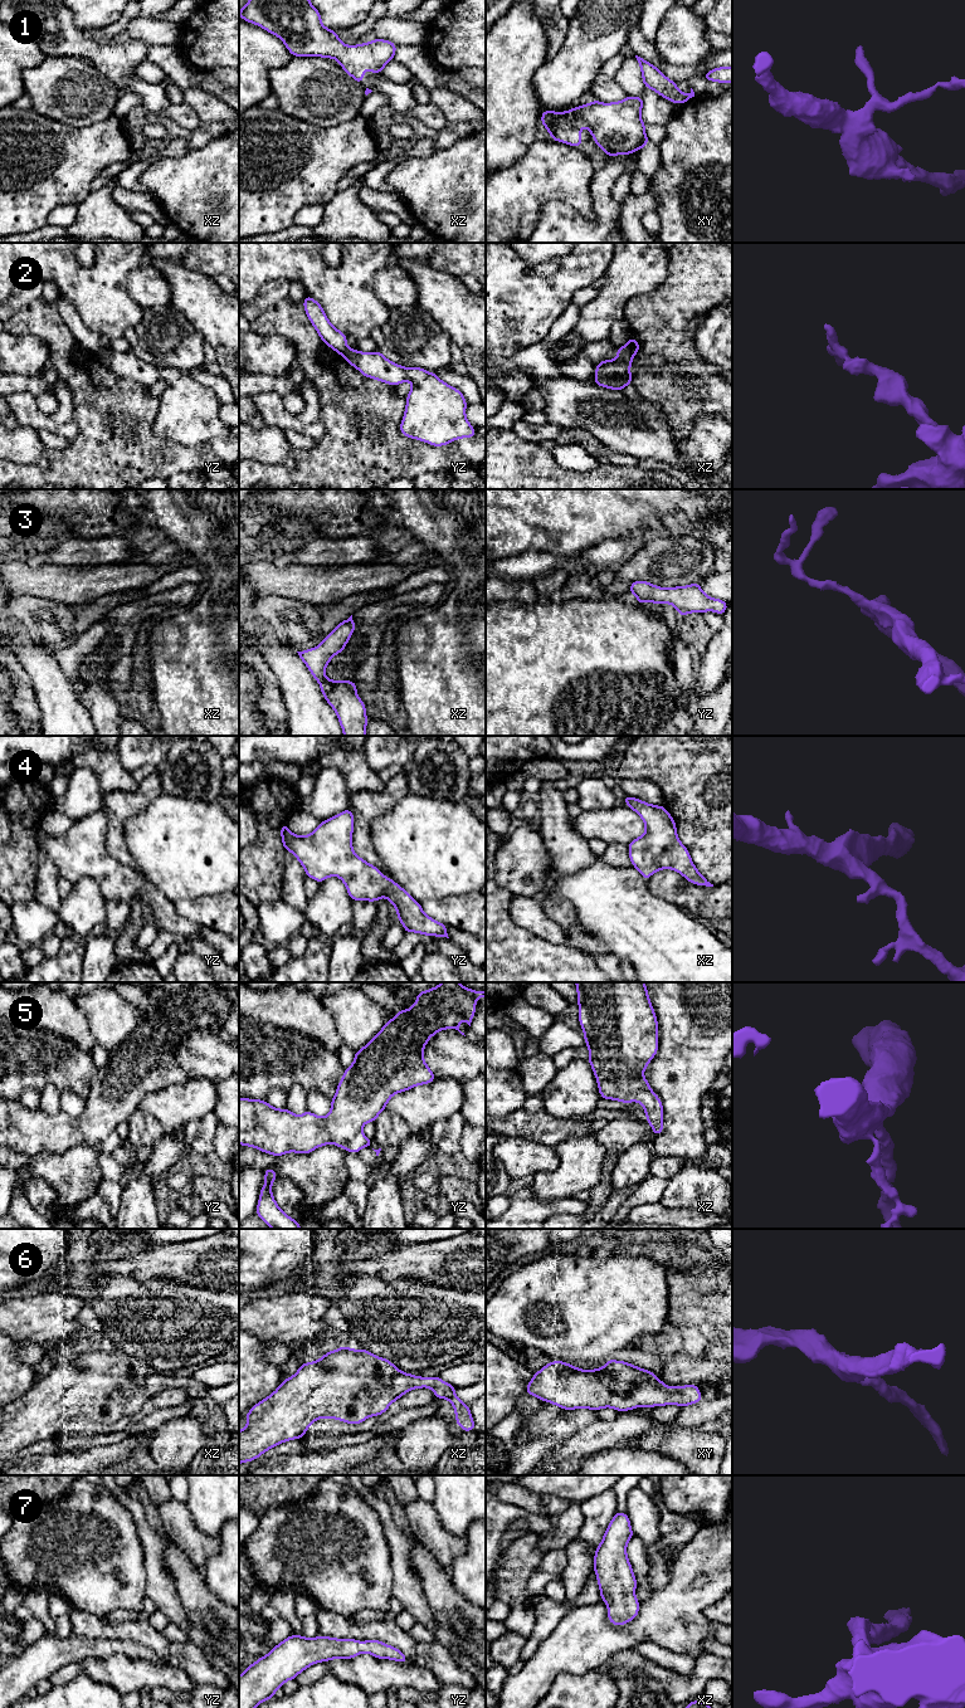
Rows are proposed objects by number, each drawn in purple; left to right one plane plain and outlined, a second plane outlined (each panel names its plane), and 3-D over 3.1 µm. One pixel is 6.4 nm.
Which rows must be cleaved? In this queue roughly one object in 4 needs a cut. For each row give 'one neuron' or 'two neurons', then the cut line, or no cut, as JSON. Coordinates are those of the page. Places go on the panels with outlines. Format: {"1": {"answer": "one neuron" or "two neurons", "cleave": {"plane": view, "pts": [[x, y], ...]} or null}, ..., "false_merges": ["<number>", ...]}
{"1": {"answer": "one neuron", "cleave": null}, "2": {"answer": "two neurons", "cleave": {"plane": "xz", "pts": [[623, 347], [634, 354]]}}, "3": {"answer": "one neuron", "cleave": null}, "4": {"answer": "one neuron", "cleave": null}, "5": {"answer": "one neuron", "cleave": null}, "6": {"answer": "one neuron", "cleave": null}, "7": {"answer": "one neuron", "cleave": null}, "false_merges": ["2"]}

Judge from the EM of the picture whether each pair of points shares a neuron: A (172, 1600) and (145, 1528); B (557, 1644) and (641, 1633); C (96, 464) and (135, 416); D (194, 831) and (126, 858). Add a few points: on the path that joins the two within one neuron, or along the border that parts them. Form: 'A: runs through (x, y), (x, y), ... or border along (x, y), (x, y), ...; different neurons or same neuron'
A: runs through (157, 1582), (154, 1546); same neuron
B: runs through (578, 1644), (584, 1639), (620, 1638); same neuron
C: runs through (107, 453), (116, 444), (116, 435), (123, 428); same neuron
D: border along (125, 826), (125, 843), (137, 870), (144, 877); different neurons

